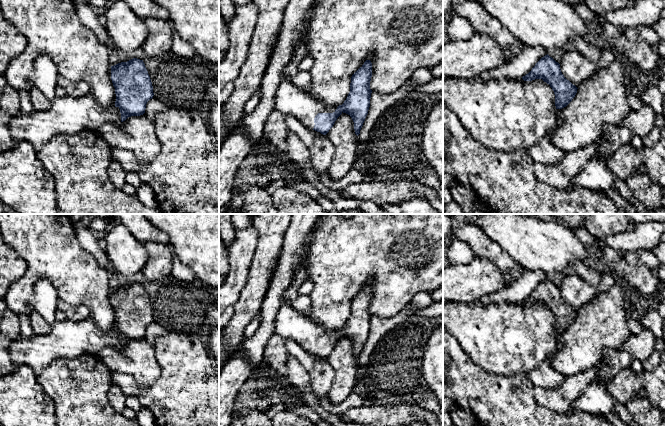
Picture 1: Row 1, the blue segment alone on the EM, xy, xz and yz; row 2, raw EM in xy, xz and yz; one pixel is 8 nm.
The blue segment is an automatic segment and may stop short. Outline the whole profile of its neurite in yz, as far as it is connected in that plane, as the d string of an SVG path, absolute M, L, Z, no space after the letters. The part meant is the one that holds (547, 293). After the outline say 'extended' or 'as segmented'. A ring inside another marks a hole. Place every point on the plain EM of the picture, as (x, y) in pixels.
M547 278L522 303L524 305L542 303L550 309L555 318L556 344L559 347L565 331L575 321L578 313L564 301L560 293L560 288Z; extended

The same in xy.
M133 282L111 290L111 304L115 312L114 331L103 332L89 317L83 321L55 321L46 335L33 334L29 338L17 338L10 347L10 357L15 368L27 365L39 375L52 361L58 358L74 359L81 355L95 355L105 347L118 348L131 340L145 337L147 326L153 322L153 310L143 284Z; extended

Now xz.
M366 284L364 288L352 299L350 307L350 316L342 329L326 331L320 324L312 321L308 316L304 316L295 310L290 303L281 305L275 318L275 334L280 335L284 340L293 340L303 349L311 354L326 359L333 351L337 342L343 338L348 338L354 346L355 358L358 360L363 350L365 342L370 331L370 322L372 314L370 305L372 301L372 287Z; extended

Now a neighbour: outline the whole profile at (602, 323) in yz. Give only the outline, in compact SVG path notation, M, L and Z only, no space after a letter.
M617 282L607 292L600 293L583 305L575 321L565 331L561 345L551 358L553 368L563 376L573 376L583 373L597 365L604 349L620 349L621 345L631 335L628 322L631 319L629 286Z

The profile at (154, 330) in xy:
M152 322L146 328L146 333L145 333L144 339L148 343L154 345L157 338L166 333L168 333L168 331L164 327L162 327L158 323Z

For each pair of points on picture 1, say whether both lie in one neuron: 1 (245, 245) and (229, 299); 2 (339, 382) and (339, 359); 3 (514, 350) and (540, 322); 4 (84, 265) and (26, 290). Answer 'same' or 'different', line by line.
1: same
2: same
3: same
4: same

